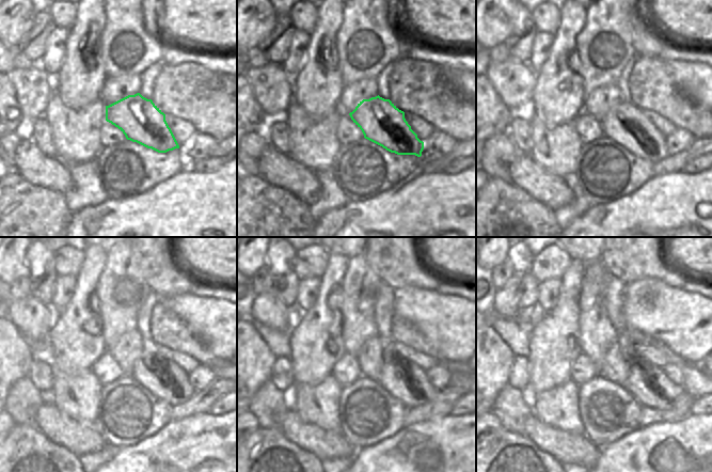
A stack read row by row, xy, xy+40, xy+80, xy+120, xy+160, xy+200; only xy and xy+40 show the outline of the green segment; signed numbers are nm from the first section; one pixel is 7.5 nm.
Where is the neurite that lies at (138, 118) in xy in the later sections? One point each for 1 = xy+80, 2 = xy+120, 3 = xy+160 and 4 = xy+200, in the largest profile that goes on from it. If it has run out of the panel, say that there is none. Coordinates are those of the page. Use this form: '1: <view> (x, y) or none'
1: xy+80 (625, 124)
2: xy+120 (162, 377)
3: xy+160 (404, 379)
4: xy+200 (647, 383)

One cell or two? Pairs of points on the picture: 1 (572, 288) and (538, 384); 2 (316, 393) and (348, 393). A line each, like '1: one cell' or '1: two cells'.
1: one cell
2: two cells

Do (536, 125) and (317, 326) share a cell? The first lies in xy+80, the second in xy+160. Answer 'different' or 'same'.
different

